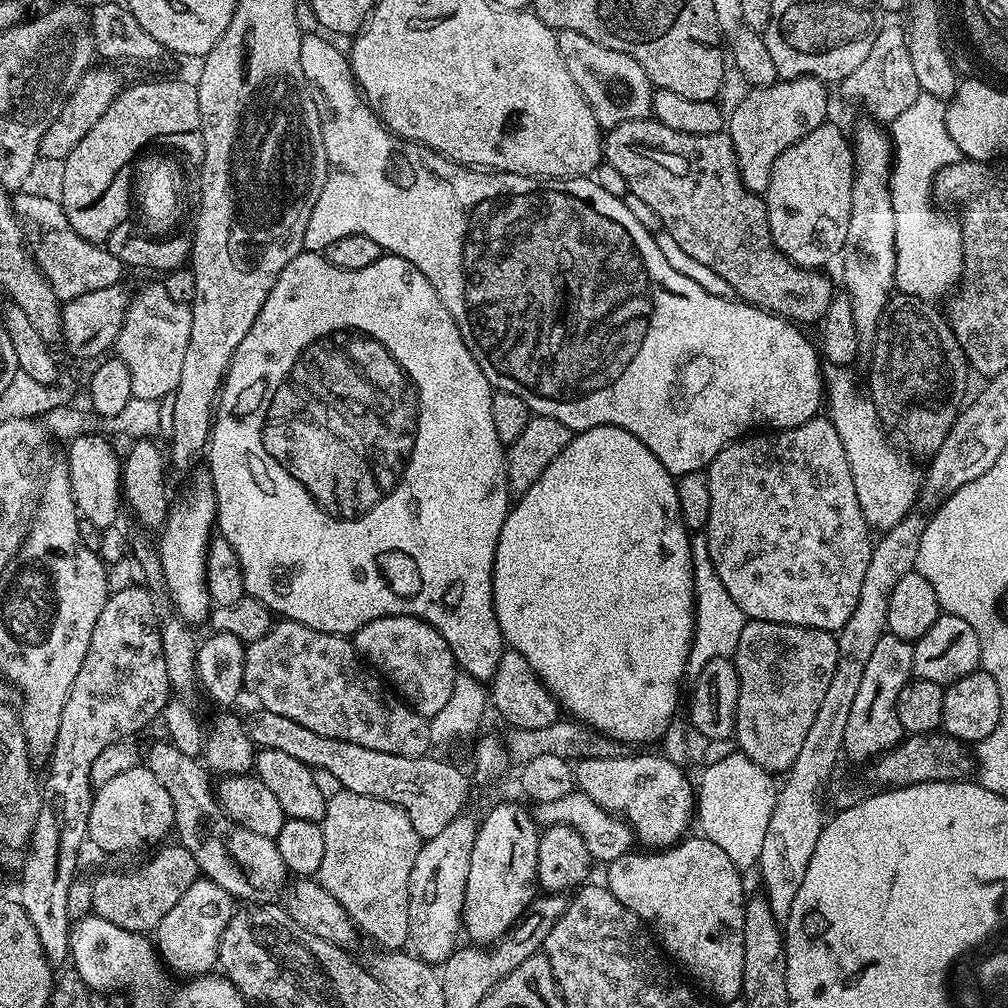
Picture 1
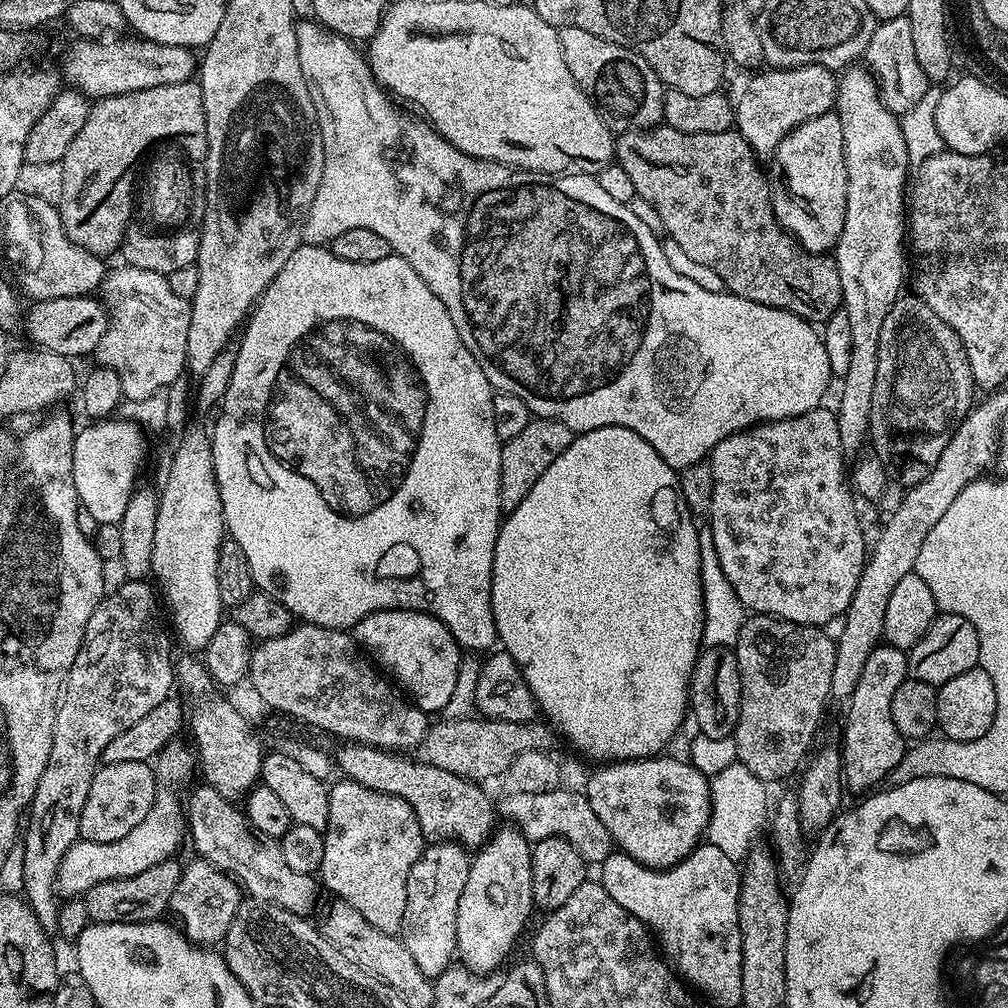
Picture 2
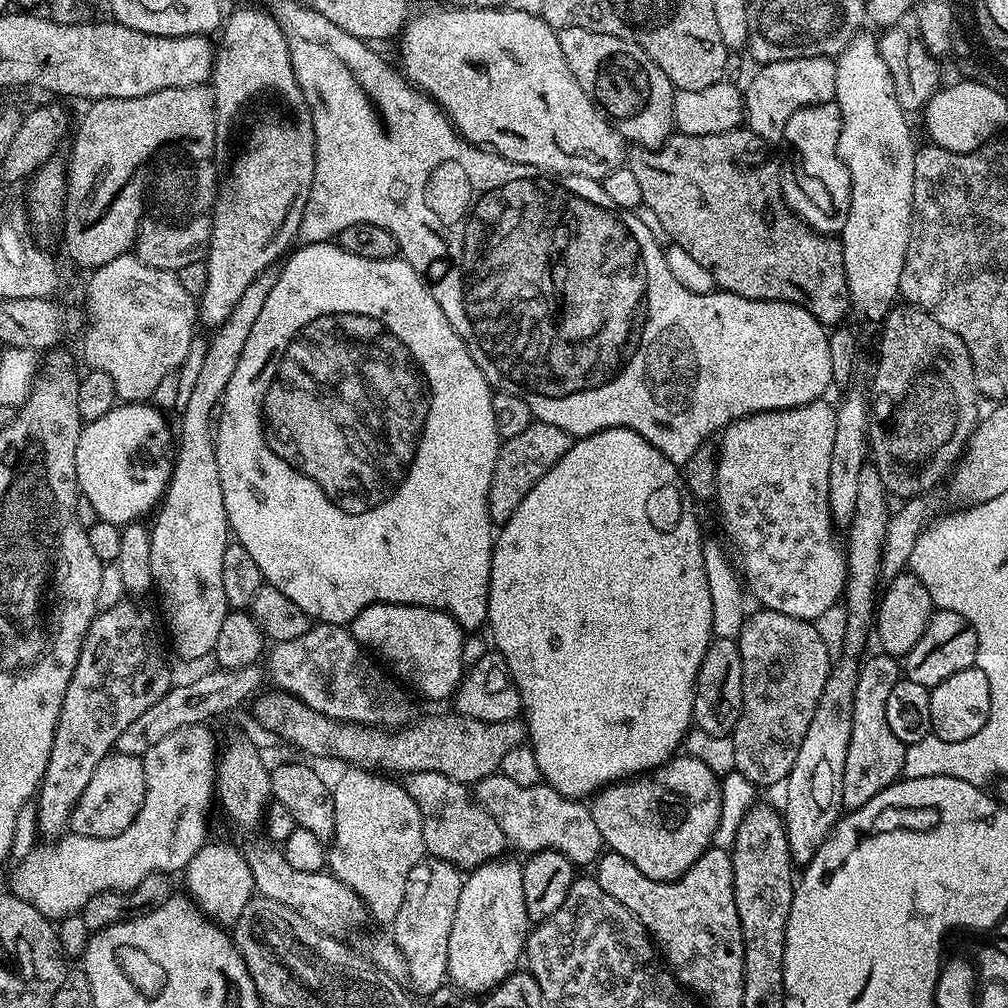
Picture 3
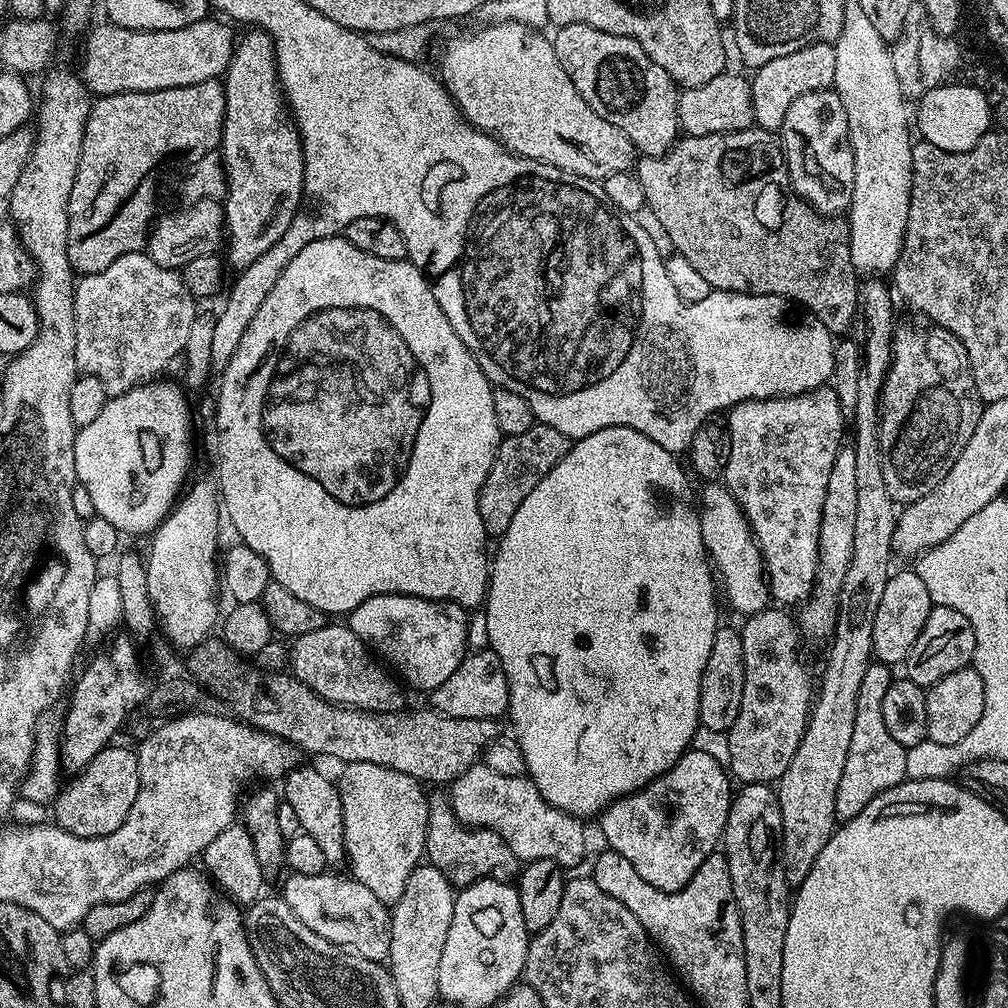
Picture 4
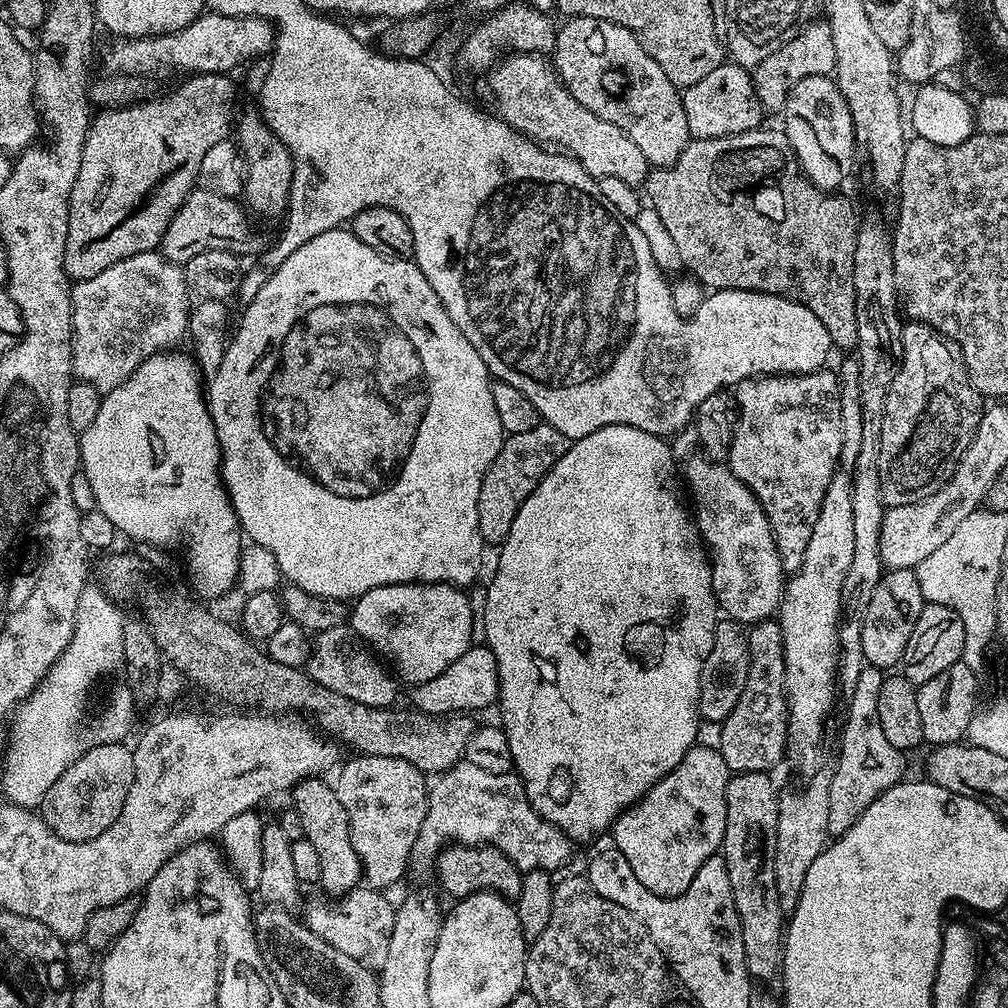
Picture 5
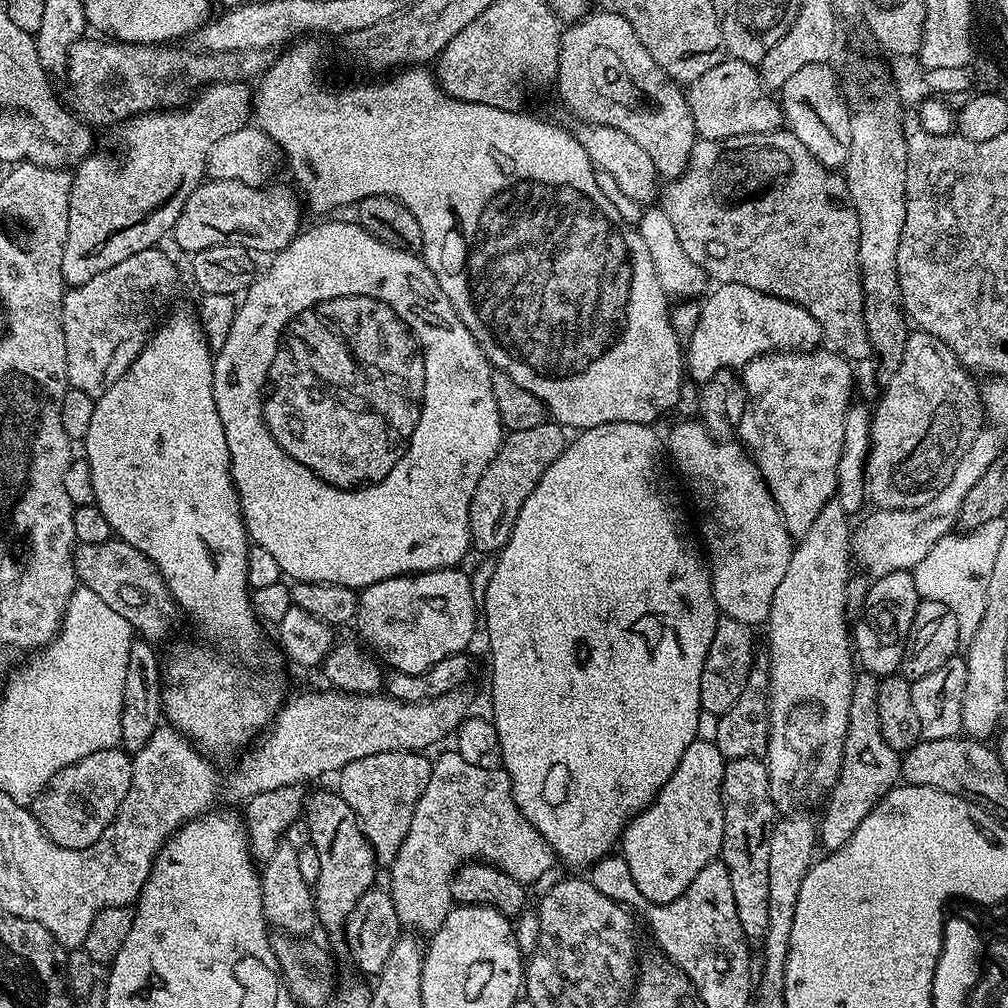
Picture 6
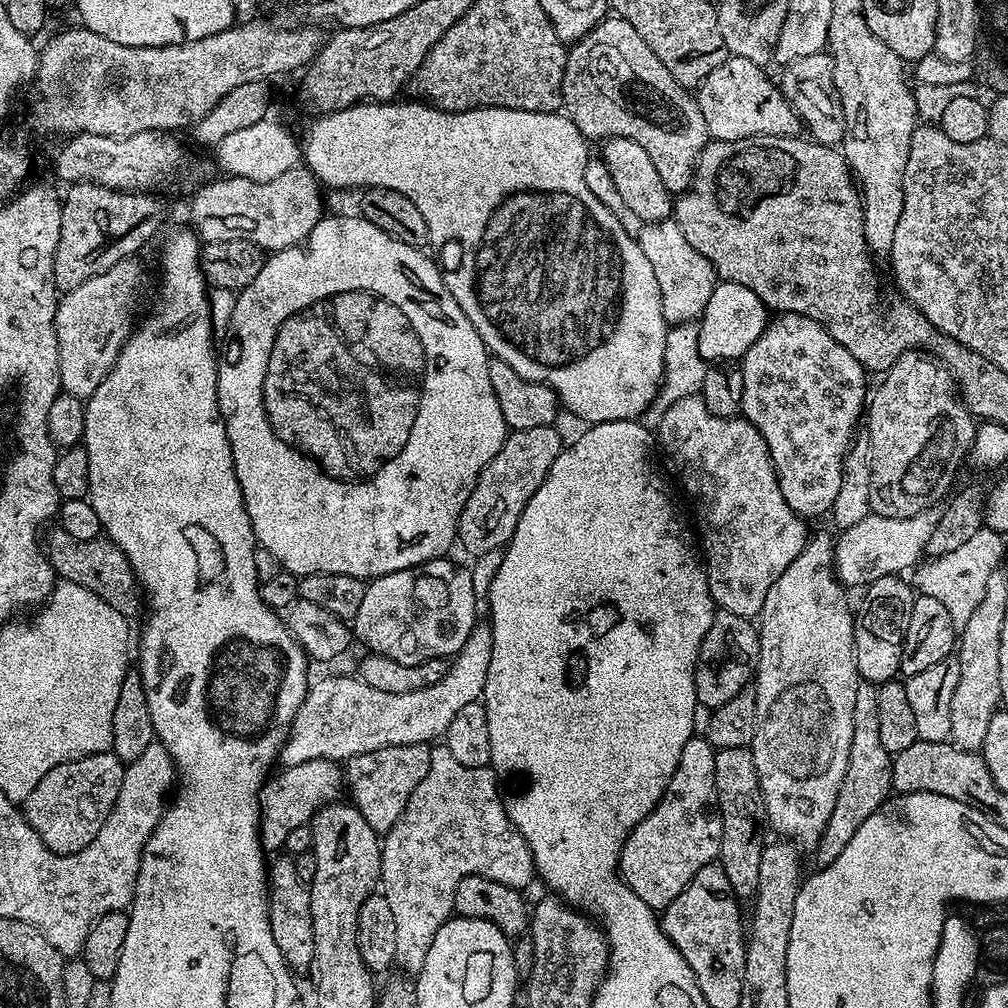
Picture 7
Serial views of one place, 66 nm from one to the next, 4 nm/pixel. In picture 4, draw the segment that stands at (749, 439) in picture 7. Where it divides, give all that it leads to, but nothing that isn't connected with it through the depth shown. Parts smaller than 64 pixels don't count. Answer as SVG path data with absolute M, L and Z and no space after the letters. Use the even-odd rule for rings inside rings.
M708 482L703 485L704 493L698 496L698 515L700 518L700 529L702 530L702 542L706 546L708 555L718 573L719 587L722 596L728 599L728 604L736 612L741 612L741 617L747 618L762 609L769 607L770 593L768 582L764 571L764 559L760 557L760 547L756 545L752 535L752 528L748 519L744 517L744 511L738 506L738 502L729 494L727 488L720 482Z

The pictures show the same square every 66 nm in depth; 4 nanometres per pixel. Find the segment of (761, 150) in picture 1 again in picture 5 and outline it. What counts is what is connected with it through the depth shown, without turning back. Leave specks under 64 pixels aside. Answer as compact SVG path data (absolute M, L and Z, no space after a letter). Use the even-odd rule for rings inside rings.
M809 22L792 40L788 40L770 58L766 58L752 72L752 82L756 86L756 93L760 99L760 105L769 113L779 113L788 101L788 95L792 93L792 87L802 78L811 76L827 76L835 73L836 51L834 50L834 38L830 34L830 26L826 22Z

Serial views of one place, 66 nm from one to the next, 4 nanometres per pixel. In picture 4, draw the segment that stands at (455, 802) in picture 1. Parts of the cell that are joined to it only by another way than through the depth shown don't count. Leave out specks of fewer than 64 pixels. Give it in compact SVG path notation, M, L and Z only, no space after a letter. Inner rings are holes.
M432 796L428 801L428 836L424 840L424 850L426 853L427 863L433 864L457 889L462 889L468 884L473 884L479 880L494 879L515 881L520 875L522 861L516 857L514 850L506 846L504 839L494 830L489 828L474 828L464 825L460 819L453 814L451 803L440 796Z

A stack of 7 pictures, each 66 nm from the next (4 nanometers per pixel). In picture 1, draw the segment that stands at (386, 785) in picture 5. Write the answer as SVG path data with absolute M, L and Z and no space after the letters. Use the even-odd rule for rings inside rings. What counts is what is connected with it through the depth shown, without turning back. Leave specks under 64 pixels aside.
M341 791L334 794L334 798L328 800L326 806L326 814L320 824L322 830L322 838L326 842L324 853L322 853L322 866L318 873L318 879L323 888L330 894L334 894L334 898L342 906L342 910L346 910L346 914L350 914L353 924L356 925L361 937L369 936L379 947L384 950L400 950L409 943L408 939L408 887L410 886L410 870L414 870L414 862L420 853L420 845L422 843L420 835L414 830L414 826L410 822L408 813L400 809L399 804L391 804L382 798L374 798L366 794L354 794L353 792Z

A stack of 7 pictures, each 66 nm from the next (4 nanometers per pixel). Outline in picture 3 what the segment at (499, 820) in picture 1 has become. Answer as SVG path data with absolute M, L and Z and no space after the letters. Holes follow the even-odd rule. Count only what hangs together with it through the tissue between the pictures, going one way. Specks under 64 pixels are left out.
M501 858L499 860L492 860L489 864L484 864L481 868L473 868L463 877L460 885L460 893L458 894L458 910L454 910L454 926L450 926L450 946L448 947L448 980L459 991L465 994L487 994L493 988L497 988L506 977L512 975L517 971L519 962L526 952L526 945L528 942L528 933L530 931L530 921L526 914L526 898L522 898L522 864L518 859L508 860L509 858Z

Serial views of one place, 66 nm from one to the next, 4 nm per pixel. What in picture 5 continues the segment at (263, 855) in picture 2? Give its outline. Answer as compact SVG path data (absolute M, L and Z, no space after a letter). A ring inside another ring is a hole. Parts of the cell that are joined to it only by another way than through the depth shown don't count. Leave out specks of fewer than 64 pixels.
M357 886L339 897L333 908L327 908L316 900L310 901L302 920L310 931L317 932L325 942L334 946L334 950L342 950L342 954L354 958L354 962L379 973L386 962L386 953L390 951L390 934L394 934L396 917L394 904L384 896L387 895L375 888Z

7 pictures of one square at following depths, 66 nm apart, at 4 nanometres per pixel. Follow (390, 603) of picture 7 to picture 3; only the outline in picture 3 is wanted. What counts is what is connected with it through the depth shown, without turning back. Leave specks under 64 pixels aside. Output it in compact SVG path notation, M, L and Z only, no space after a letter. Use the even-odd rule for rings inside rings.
M371 604L352 619L350 631L354 639L360 643L361 648L383 661L413 693L415 693L414 691L421 692L426 699L436 700L440 696L440 688L452 690L460 683L462 629L460 623L449 612L426 606L414 606L413 604Z

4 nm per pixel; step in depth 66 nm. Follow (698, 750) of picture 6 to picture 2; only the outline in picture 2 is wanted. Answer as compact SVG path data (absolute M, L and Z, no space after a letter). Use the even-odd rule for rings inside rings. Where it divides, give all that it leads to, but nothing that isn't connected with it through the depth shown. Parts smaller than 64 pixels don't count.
M668 755L650 756L646 760L617 760L615 762L601 763L599 766L593 767L596 769L589 774L588 781L582 785L584 797L590 802L594 814L598 814L602 826L606 826L606 830L610 830L613 845L619 851L625 852L630 858L642 862L647 868L669 868L671 864L677 864L680 860L685 860L701 843L702 837L708 828L708 819L711 817L711 786L709 777L699 772L687 759L675 760L674 757Z

